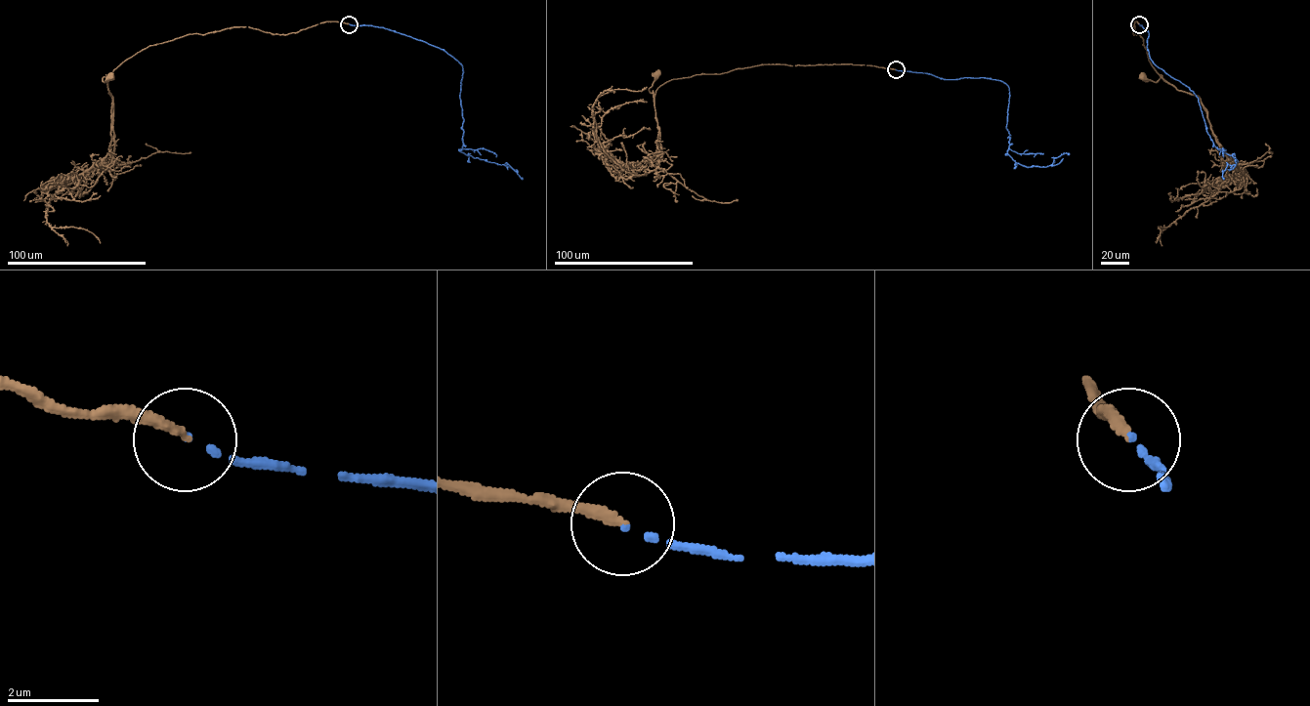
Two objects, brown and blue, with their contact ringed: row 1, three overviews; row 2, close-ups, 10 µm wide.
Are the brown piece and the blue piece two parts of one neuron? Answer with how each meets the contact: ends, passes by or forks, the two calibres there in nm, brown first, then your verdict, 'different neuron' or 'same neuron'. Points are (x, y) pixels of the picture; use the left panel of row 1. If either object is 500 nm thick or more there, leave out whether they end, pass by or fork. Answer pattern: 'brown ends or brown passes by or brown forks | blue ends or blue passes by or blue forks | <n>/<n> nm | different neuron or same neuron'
brown ends | blue ends | 220/110 nm | same neuron

